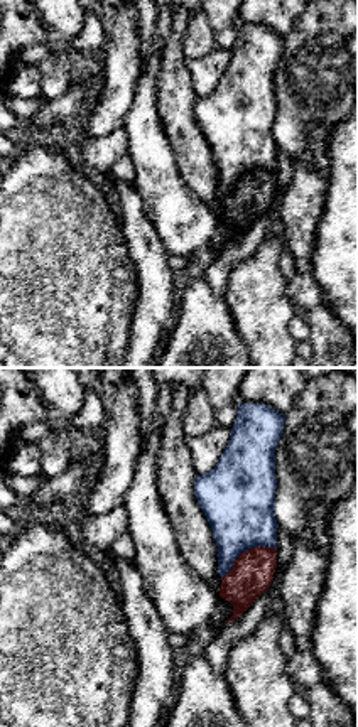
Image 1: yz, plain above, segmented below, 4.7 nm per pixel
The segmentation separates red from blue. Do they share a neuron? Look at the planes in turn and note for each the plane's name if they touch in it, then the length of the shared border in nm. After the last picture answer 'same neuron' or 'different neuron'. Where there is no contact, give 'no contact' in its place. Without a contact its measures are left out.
yz | 300 nm

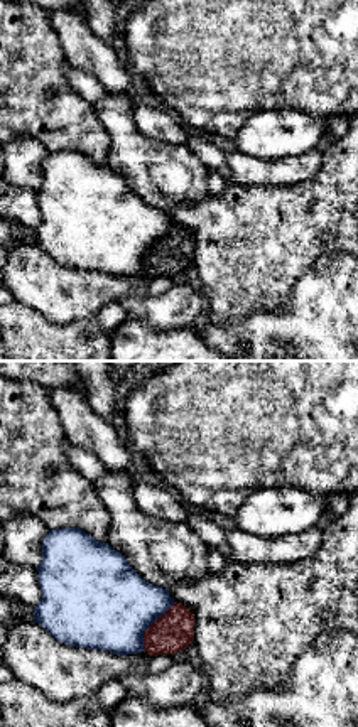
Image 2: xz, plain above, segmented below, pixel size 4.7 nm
xz | 280 nm

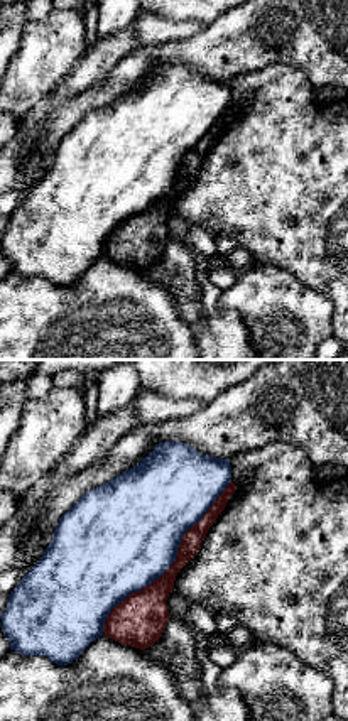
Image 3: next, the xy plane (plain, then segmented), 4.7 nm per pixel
xy | 950 nm

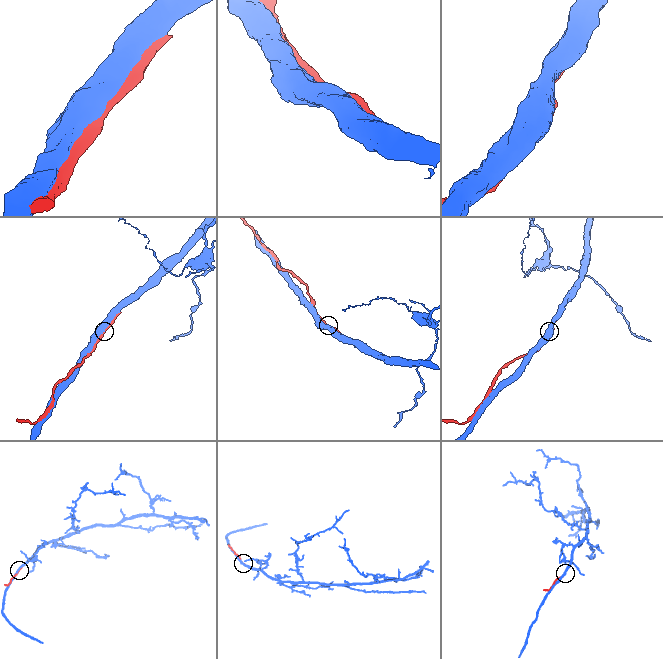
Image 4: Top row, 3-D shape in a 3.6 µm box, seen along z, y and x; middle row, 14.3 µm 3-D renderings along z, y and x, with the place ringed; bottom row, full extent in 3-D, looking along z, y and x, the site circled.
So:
same neuron

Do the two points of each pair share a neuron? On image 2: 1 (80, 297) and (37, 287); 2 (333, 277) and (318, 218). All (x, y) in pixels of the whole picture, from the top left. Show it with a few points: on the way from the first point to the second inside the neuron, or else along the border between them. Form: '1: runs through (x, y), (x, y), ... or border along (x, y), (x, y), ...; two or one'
1: runs through (70, 297), (48, 287); one
2: border along (340, 252), (325, 252), (298, 280); two

